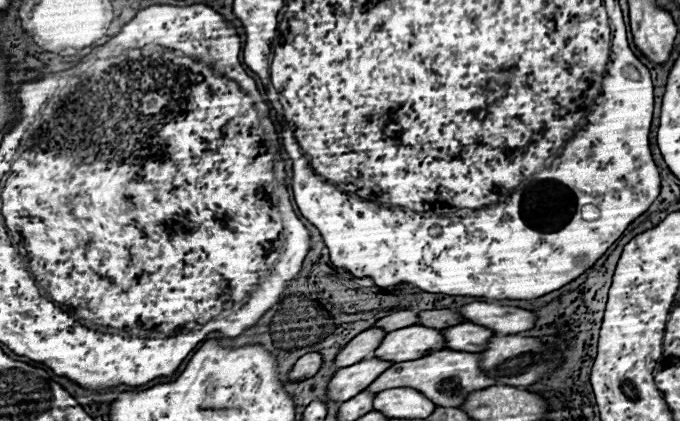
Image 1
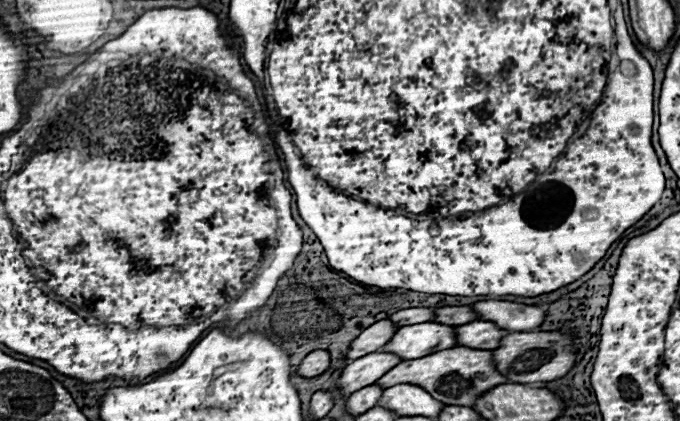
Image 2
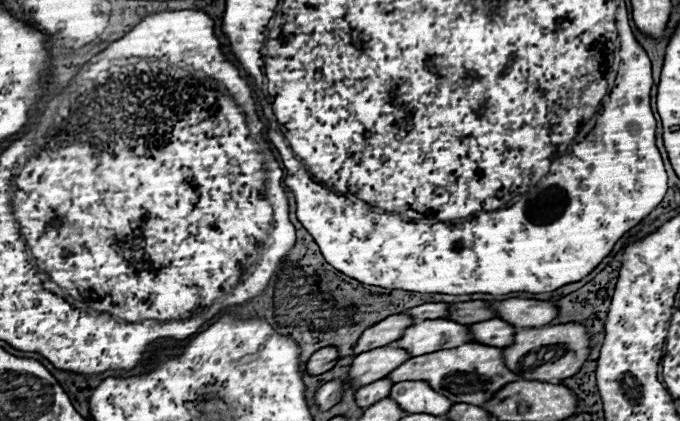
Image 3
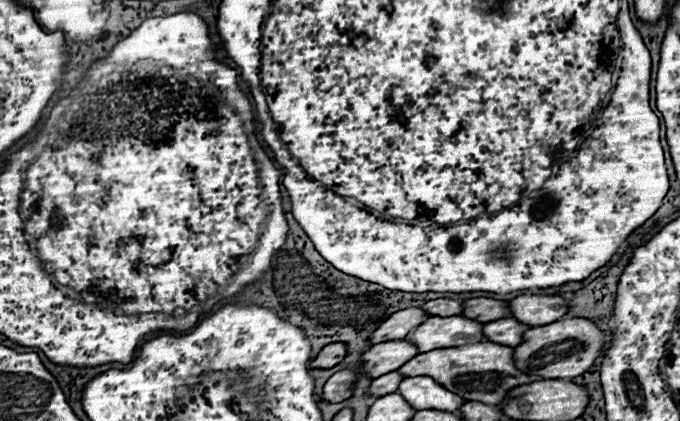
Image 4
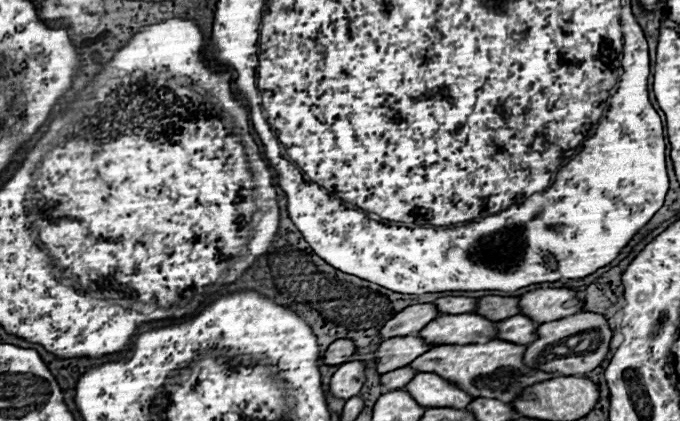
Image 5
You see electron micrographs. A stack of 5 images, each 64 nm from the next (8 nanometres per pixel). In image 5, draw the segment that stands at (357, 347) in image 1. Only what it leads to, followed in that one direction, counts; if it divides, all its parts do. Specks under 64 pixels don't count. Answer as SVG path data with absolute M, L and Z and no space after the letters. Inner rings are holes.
M416 304L416 306L408 306L402 312L398 312L396 316L392 316L392 320L388 320L382 330L380 336L382 340L386 338L394 338L394 336L406 336L406 334L416 334L418 330L422 330L428 322L432 322L436 316L440 316L440 312L432 306L432 304Z

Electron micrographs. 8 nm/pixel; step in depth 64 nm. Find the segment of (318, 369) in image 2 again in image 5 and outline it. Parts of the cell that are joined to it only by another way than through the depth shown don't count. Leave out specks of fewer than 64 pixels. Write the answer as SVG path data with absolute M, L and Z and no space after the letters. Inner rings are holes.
M336 340L332 342L324 356L322 356L322 364L328 364L328 366L336 366L336 364L344 364L348 362L348 356L354 354L354 342L352 340Z

